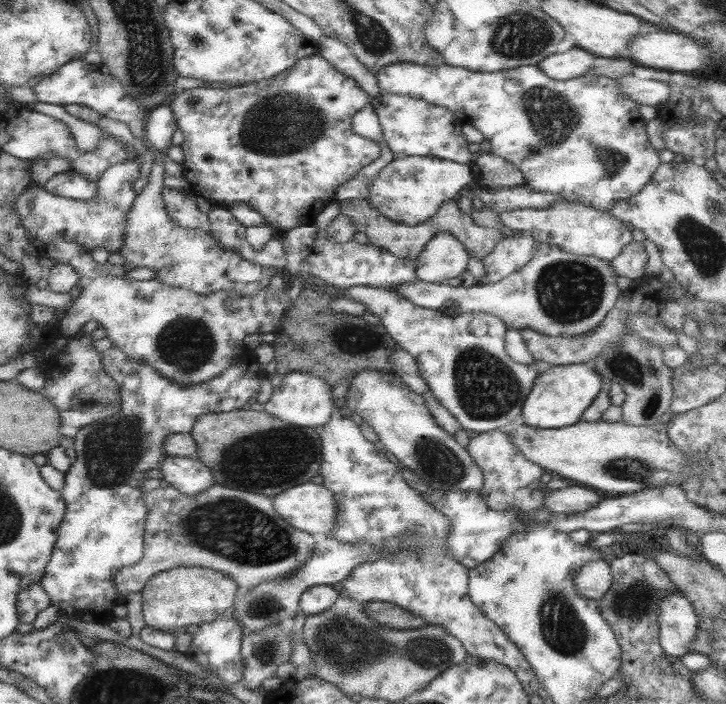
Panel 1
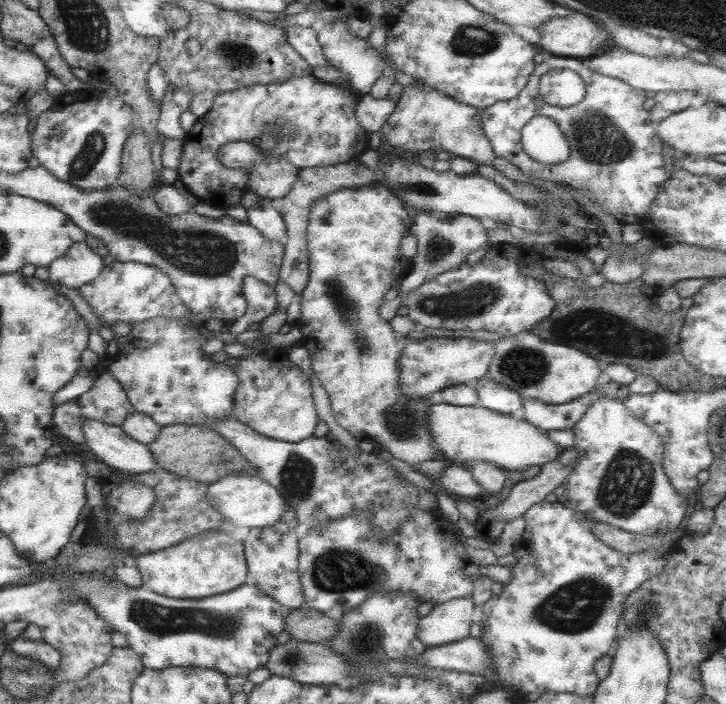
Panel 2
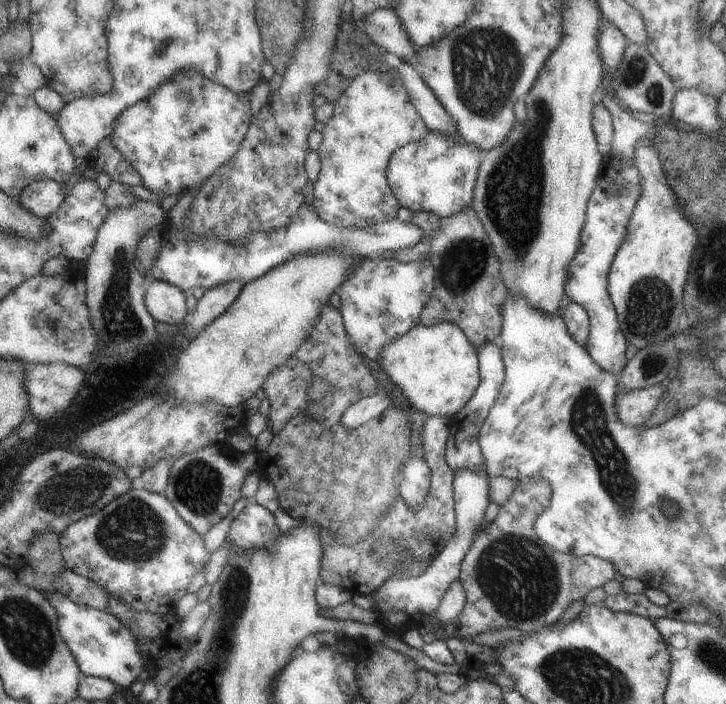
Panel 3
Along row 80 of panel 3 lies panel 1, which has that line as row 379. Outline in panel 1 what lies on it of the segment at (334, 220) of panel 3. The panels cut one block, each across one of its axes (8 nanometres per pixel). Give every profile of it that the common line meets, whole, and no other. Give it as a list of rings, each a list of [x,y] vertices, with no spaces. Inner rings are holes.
[[[363,369],[354,374],[344,394],[344,407],[349,408],[358,421],[362,420],[375,432],[377,442],[383,446],[385,452],[399,467],[409,469],[416,474],[427,486],[435,490],[445,491],[476,491],[482,483],[480,468],[471,460],[468,452],[461,447],[453,436],[445,432],[431,416],[425,406],[423,396],[410,392],[407,386],[390,370],[381,374],[381,371]]]

